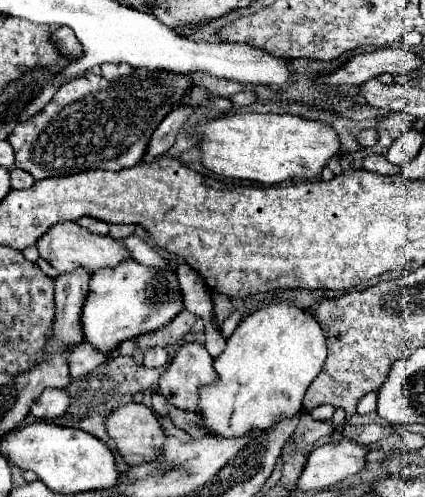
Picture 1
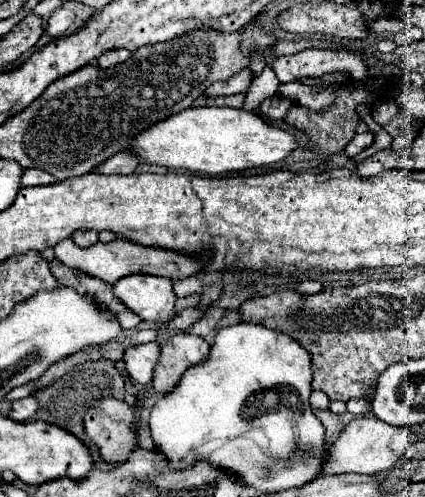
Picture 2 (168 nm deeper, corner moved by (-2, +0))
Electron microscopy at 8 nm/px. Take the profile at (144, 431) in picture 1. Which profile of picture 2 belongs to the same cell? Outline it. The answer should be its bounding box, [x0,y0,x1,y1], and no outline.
[82,398,138,466]

